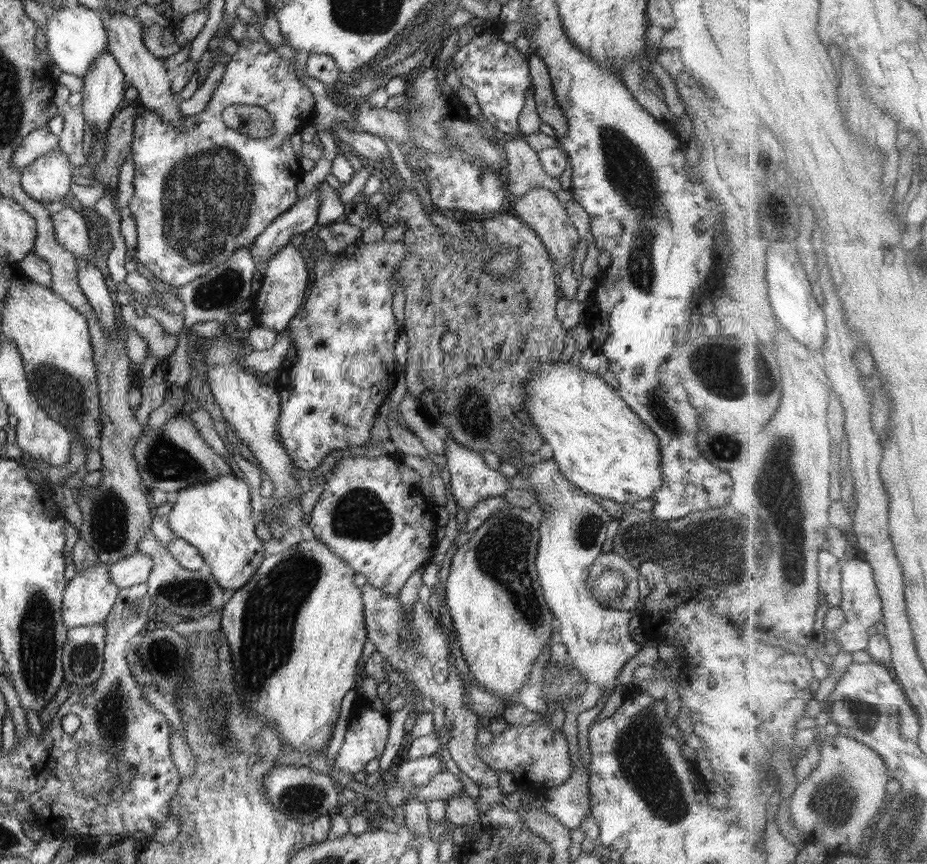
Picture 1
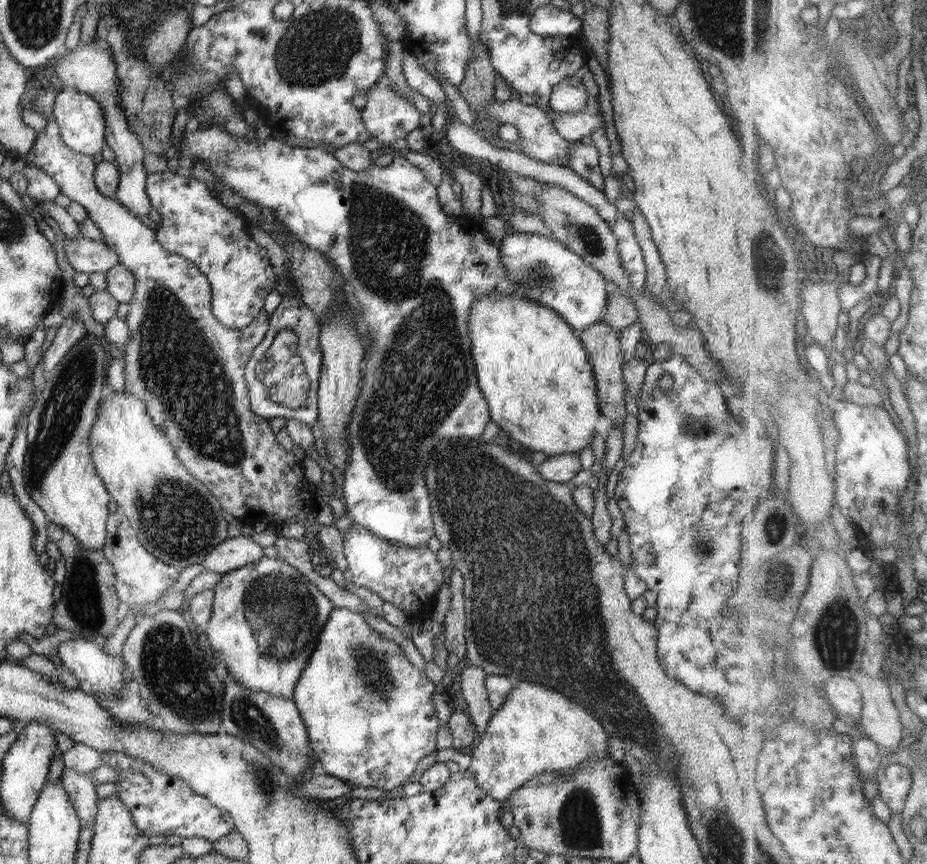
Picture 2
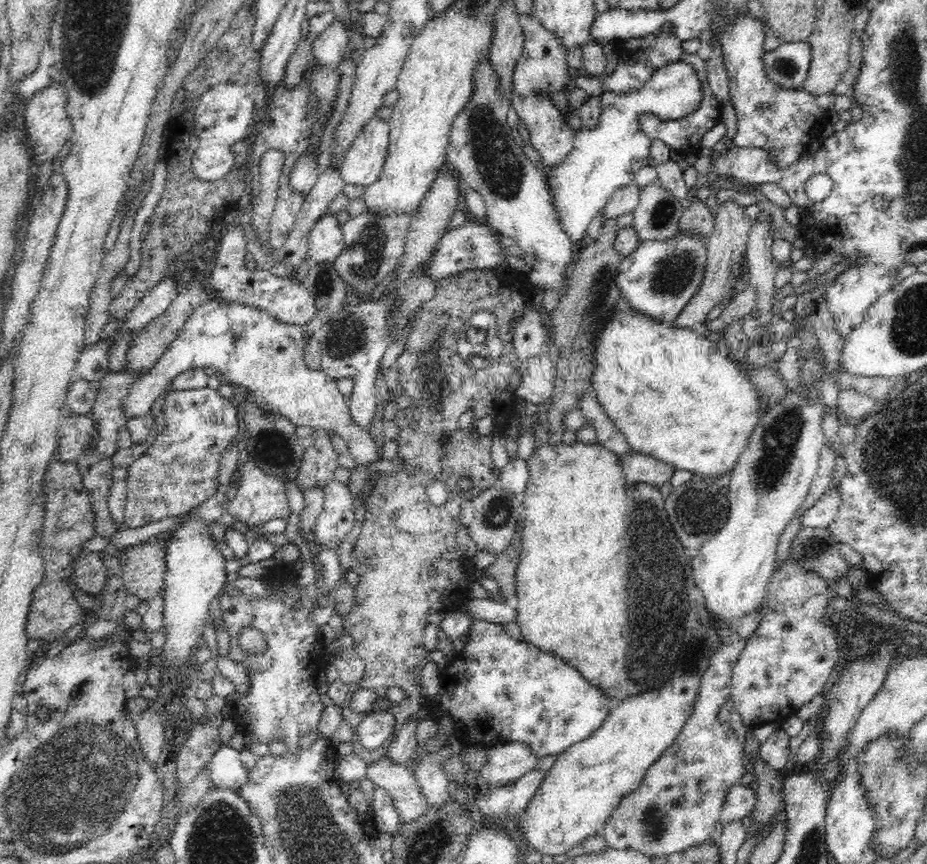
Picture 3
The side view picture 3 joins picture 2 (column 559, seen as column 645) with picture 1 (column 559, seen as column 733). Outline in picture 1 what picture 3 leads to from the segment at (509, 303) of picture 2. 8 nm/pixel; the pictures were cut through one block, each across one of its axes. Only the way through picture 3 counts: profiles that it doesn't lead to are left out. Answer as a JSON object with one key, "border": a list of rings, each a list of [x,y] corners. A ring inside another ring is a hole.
{"border":[[[570,362],[542,364],[524,385],[524,412],[536,426],[542,440],[552,448],[552,457],[562,474],[584,492],[630,504],[650,498],[664,483],[660,470],[660,442],[650,426],[622,400],[622,397],[598,374]]]}

